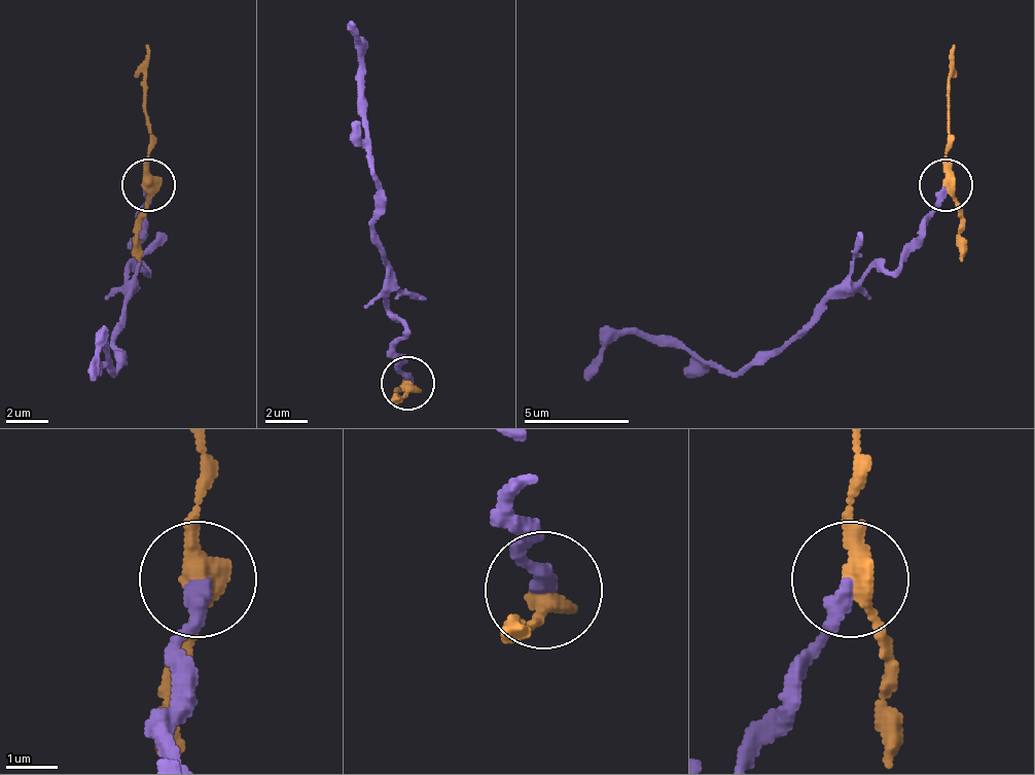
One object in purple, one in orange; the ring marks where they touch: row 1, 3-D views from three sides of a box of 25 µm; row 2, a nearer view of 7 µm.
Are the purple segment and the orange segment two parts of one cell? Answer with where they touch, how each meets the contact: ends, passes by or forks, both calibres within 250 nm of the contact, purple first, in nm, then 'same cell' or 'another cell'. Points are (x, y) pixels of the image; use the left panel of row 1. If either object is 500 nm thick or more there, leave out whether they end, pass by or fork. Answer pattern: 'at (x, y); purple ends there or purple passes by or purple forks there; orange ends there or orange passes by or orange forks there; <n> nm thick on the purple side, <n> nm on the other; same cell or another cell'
at (148, 185); purple ends there; orange passes by; 360 nm thick on the purple side, 400 nm on the other; another cell

